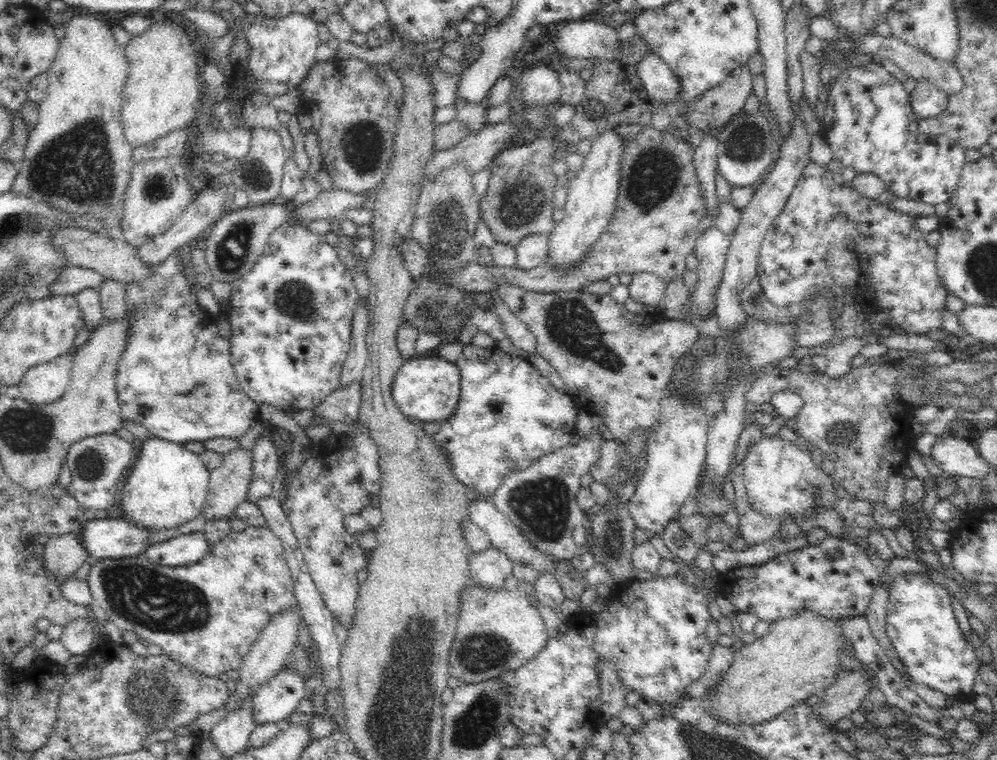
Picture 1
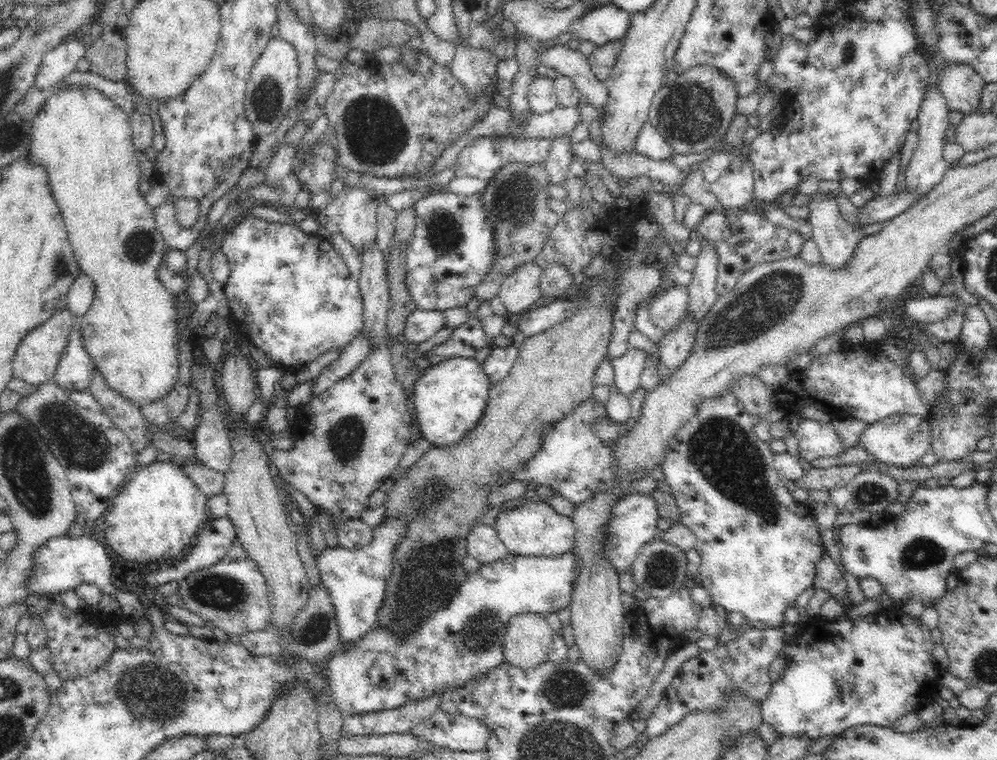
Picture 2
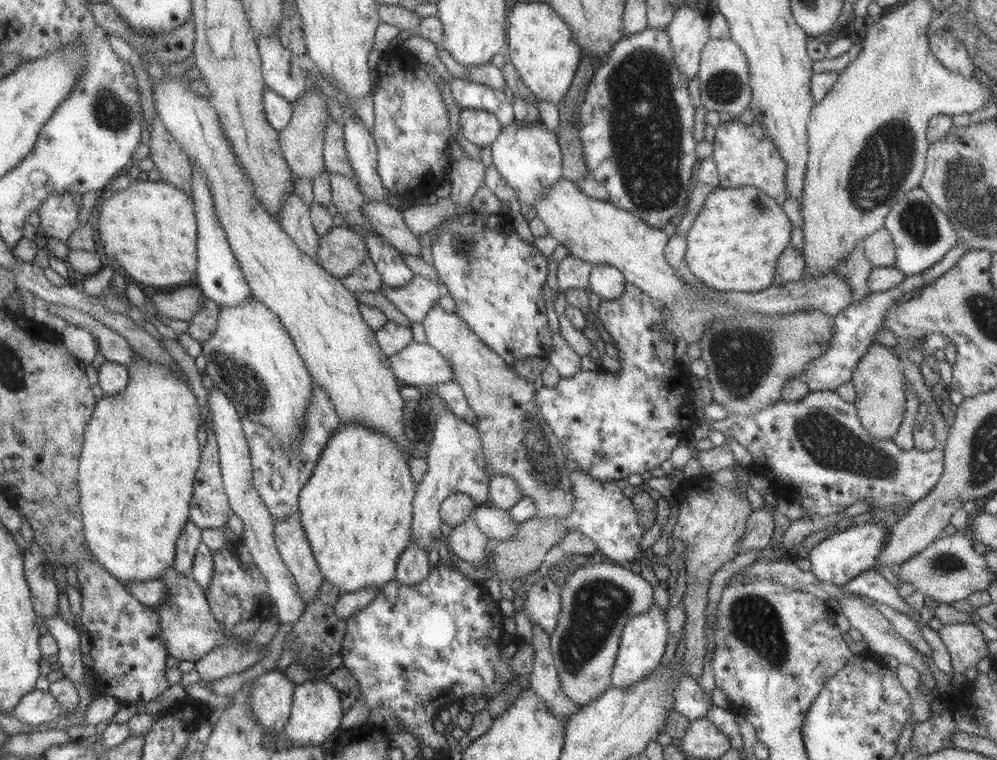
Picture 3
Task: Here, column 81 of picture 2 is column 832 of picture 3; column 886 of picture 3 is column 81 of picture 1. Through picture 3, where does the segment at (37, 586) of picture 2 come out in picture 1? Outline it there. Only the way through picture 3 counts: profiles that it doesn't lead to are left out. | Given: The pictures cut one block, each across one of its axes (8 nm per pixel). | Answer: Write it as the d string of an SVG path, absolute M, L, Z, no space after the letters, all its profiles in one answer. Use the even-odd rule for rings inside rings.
M118 518L88 520L81 530L82 545L88 556L102 558L124 558L142 554L149 542L150 532L140 523L118 520Z

